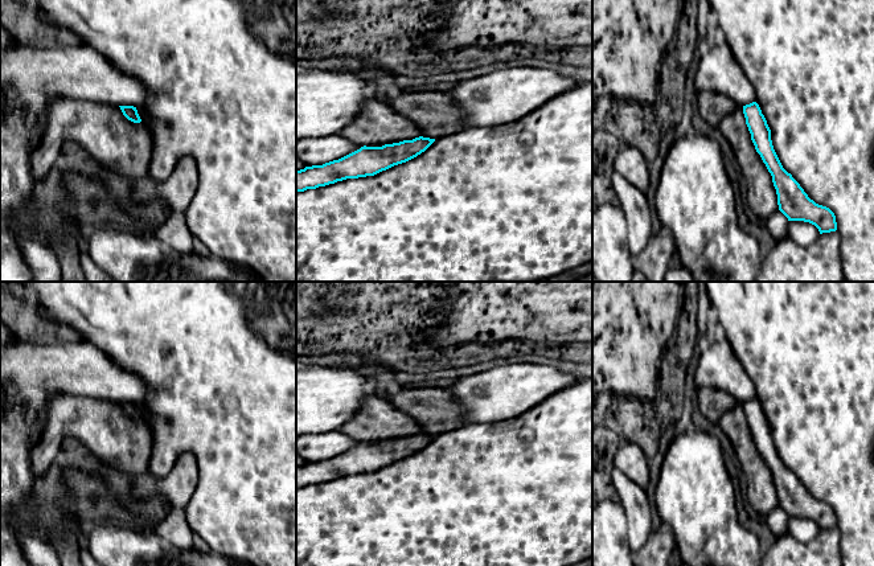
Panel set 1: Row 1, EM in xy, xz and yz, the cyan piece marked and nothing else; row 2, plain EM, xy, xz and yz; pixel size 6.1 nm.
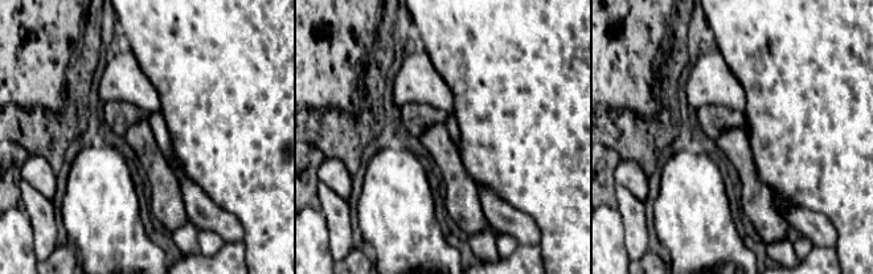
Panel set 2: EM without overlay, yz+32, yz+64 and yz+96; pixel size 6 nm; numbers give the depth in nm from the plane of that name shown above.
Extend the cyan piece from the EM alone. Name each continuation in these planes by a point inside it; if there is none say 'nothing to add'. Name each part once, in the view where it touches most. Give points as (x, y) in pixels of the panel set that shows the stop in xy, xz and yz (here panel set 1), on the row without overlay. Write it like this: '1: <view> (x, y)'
nothing to add

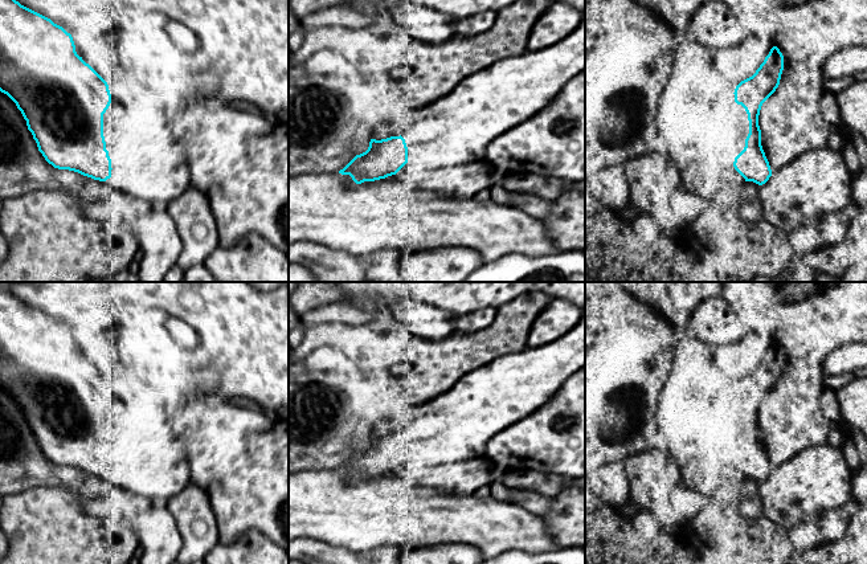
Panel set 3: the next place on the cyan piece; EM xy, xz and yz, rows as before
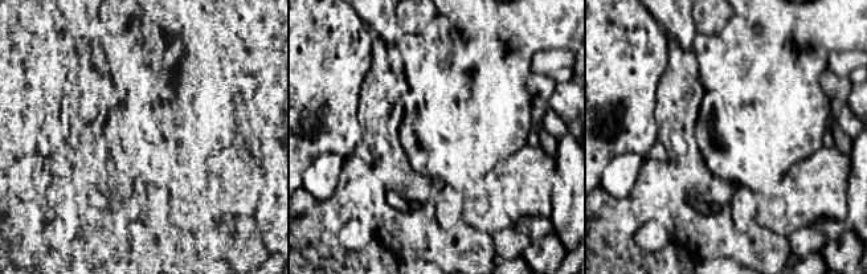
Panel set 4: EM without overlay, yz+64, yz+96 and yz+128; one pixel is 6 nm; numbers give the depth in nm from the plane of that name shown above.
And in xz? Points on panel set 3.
1: xz (456, 425)

